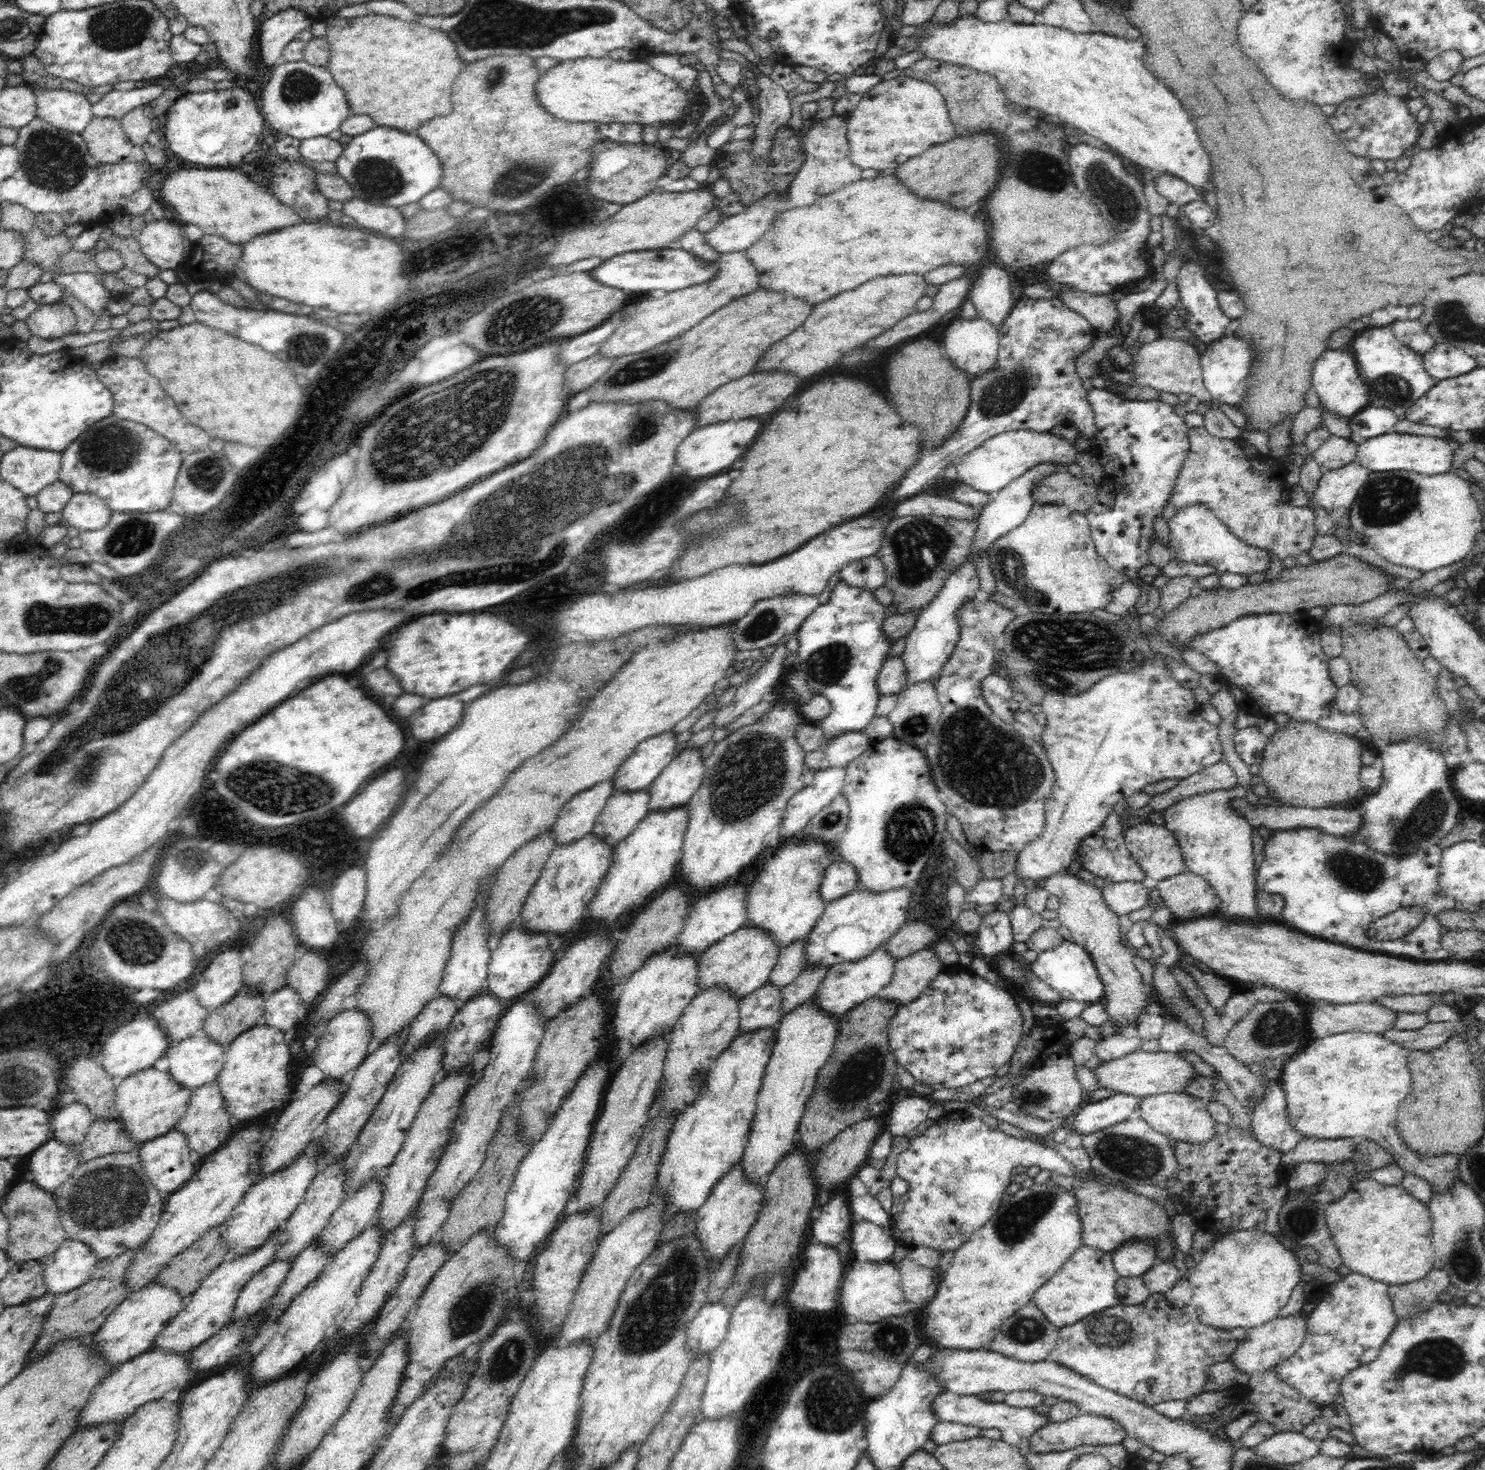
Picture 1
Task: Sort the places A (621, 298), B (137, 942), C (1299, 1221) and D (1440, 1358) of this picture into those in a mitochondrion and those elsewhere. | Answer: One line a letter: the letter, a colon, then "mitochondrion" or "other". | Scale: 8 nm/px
A: other
B: mitochondrion
C: mitochondrion
D: mitochondrion

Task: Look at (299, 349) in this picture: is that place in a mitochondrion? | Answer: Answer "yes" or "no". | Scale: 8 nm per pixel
yes

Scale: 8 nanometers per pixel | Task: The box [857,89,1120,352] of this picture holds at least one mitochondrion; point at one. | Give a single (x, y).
(1042, 171)

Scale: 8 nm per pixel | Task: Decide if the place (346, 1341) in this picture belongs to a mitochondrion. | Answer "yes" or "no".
no

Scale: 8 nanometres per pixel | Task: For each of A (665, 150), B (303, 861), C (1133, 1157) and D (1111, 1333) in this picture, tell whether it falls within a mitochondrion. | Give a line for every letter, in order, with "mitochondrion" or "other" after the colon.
A: other
B: other
C: mitochondrion
D: mitochondrion

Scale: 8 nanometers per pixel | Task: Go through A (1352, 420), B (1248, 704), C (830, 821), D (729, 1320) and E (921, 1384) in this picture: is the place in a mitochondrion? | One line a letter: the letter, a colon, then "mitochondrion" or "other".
A: other
B: other
C: mitochondrion
D: other
E: other

